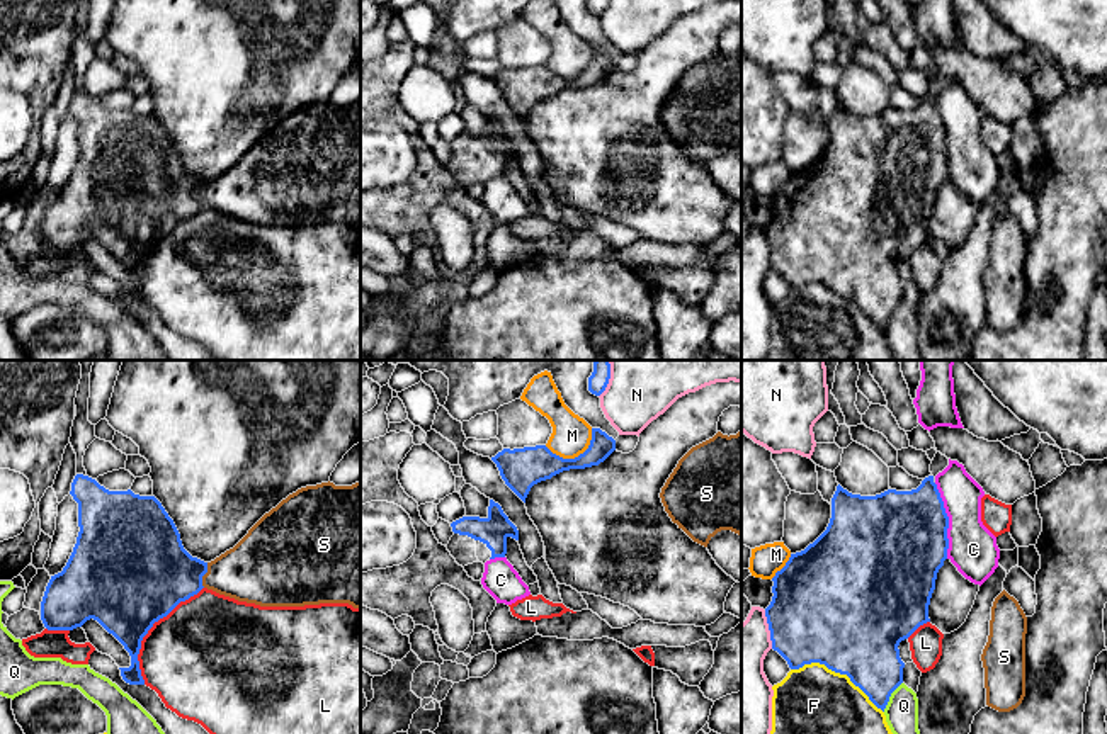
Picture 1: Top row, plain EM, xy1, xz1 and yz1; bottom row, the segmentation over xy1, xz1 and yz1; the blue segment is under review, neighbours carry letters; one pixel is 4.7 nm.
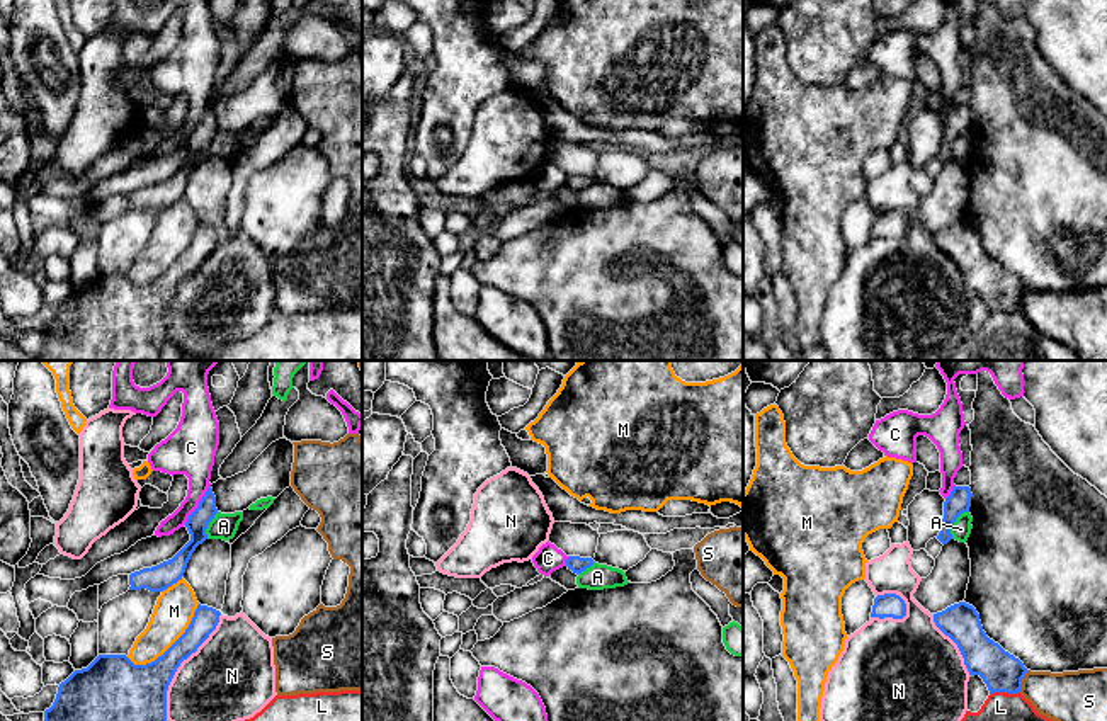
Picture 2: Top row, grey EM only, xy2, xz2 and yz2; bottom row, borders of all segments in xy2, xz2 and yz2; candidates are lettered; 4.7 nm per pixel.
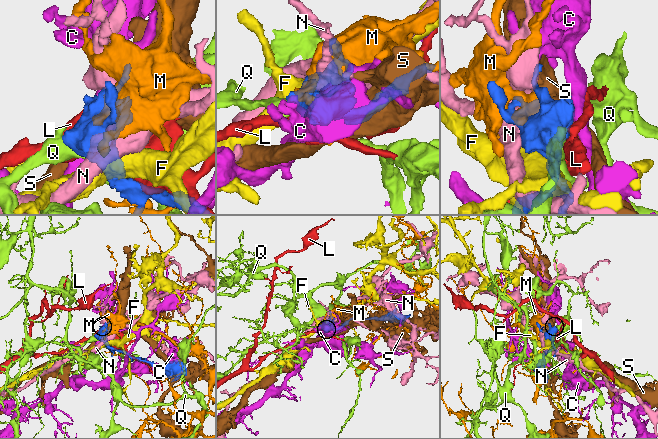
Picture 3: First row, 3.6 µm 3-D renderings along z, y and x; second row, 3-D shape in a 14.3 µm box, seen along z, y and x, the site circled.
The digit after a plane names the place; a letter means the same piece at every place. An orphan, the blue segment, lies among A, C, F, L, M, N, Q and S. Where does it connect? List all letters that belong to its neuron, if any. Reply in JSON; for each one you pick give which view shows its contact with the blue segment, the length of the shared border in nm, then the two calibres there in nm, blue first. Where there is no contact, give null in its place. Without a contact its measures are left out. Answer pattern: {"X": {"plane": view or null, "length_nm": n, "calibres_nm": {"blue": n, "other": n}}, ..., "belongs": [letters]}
{"belongs": []}

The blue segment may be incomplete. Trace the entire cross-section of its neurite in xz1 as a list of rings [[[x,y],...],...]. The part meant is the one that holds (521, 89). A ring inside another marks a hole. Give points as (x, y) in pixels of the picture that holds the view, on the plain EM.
[[[592,48],[588,68],[575,78],[563,78],[546,65],[503,68],[491,80],[505,104],[525,122],[531,107],[541,100],[570,90],[599,85],[616,70],[616,59],[600,48]]]

